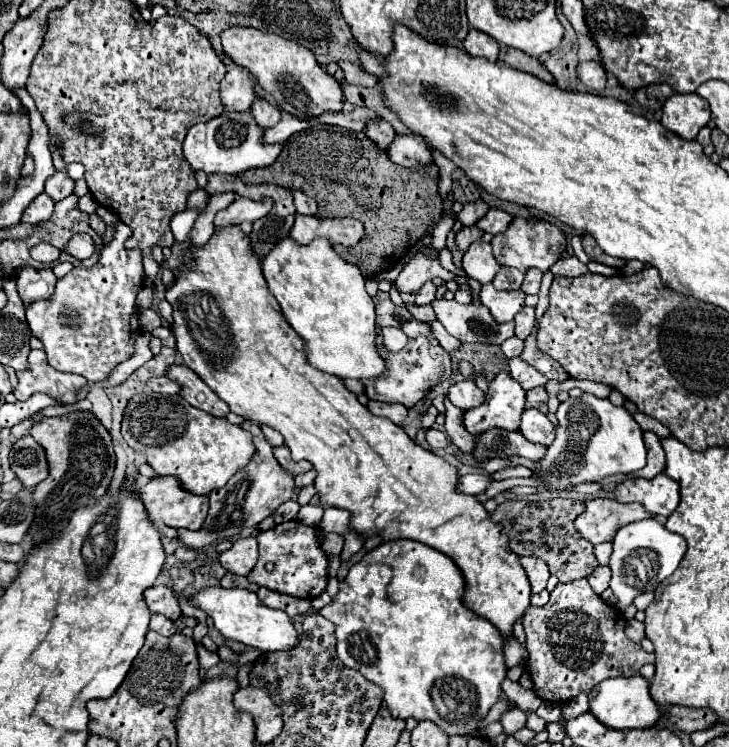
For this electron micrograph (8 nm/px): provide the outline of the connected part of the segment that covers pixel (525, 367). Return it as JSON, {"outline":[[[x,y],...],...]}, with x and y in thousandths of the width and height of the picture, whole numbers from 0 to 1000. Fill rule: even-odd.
{"outline":[[[713,478],[700,481],[700,502],[702,502],[713,515],[716,515],[719,523],[752,513],[752,507],[749,507],[743,499],[738,499],[730,489],[719,486]]]}

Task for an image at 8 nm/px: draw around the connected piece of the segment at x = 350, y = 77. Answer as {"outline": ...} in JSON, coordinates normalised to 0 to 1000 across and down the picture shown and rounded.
{"outline":[[[469,82],[469,84],[464,84],[464,87],[469,90],[472,106],[475,106],[477,111],[499,114],[499,116],[516,116],[516,114],[519,114],[519,106],[516,106],[513,100],[502,98],[497,90],[491,90],[491,87],[486,87],[486,84],[475,84],[475,82]]]}

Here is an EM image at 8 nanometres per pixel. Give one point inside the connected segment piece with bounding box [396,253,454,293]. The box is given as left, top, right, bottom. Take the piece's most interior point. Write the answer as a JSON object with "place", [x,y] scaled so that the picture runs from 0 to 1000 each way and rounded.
{"place":[576,359]}

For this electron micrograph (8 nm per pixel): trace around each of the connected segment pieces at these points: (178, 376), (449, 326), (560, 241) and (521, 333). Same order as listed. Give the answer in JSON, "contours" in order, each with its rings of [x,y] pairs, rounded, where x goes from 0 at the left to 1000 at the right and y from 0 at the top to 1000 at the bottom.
{"contours":[[[[236,489],[230,494],[228,505],[241,510],[250,518],[247,529],[261,542],[266,542],[266,545],[272,545],[277,550],[285,550],[288,556],[296,556],[296,558],[310,558],[316,553],[313,542],[255,489]]],[[[628,403],[593,406],[601,430],[609,440],[634,459],[667,459],[686,465],[694,454],[705,451],[705,430],[683,432],[664,408],[634,408]]],[[[705,293],[700,307],[675,320],[680,349],[694,357],[708,357],[719,365],[727,357],[738,357],[743,365],[754,363],[754,357],[768,347],[768,331],[774,328],[776,328],[774,312],[763,301],[738,293]]],[[[719,411],[705,424],[705,430],[708,430],[708,451],[719,456],[730,446],[730,438],[733,438],[733,411]]]]}

